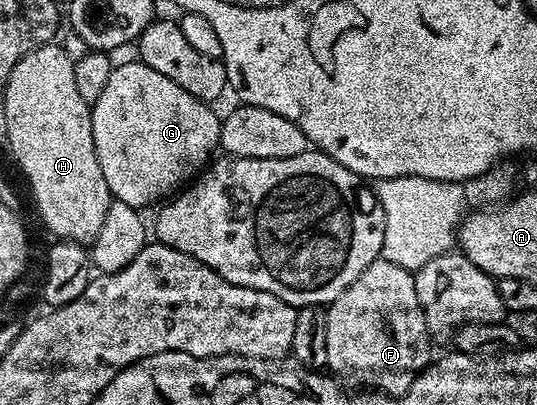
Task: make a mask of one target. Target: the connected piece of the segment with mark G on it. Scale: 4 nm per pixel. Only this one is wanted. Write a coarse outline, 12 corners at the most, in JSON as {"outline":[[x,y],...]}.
{"outline":[[138,61],[90,104],[111,198],[147,209],[208,166],[212,104]]}

